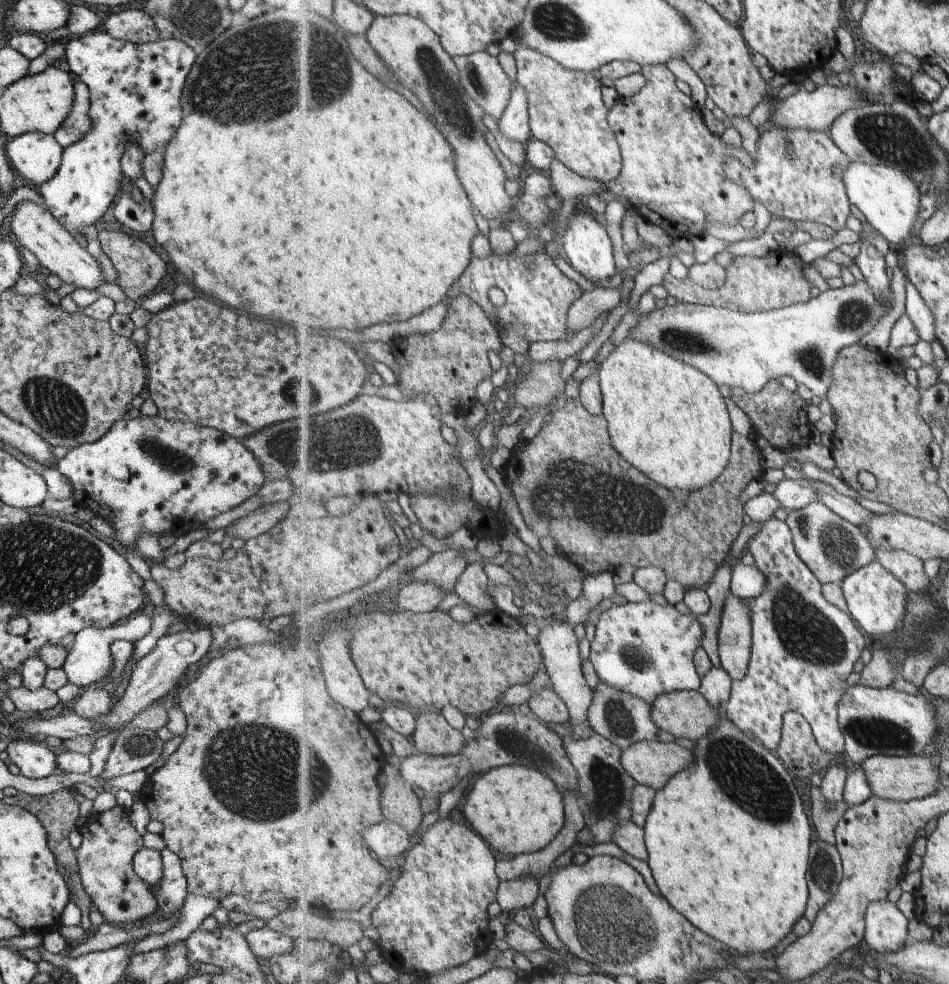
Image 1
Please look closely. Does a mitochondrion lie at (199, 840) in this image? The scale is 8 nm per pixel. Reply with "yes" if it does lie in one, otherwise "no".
no

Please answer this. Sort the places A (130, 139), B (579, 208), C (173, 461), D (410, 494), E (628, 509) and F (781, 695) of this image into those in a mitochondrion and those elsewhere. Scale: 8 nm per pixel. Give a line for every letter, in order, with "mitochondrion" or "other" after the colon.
A: other
B: other
C: mitochondrion
D: other
E: mitochondrion
F: other

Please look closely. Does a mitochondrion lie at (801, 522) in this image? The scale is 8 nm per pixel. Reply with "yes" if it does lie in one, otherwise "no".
yes

